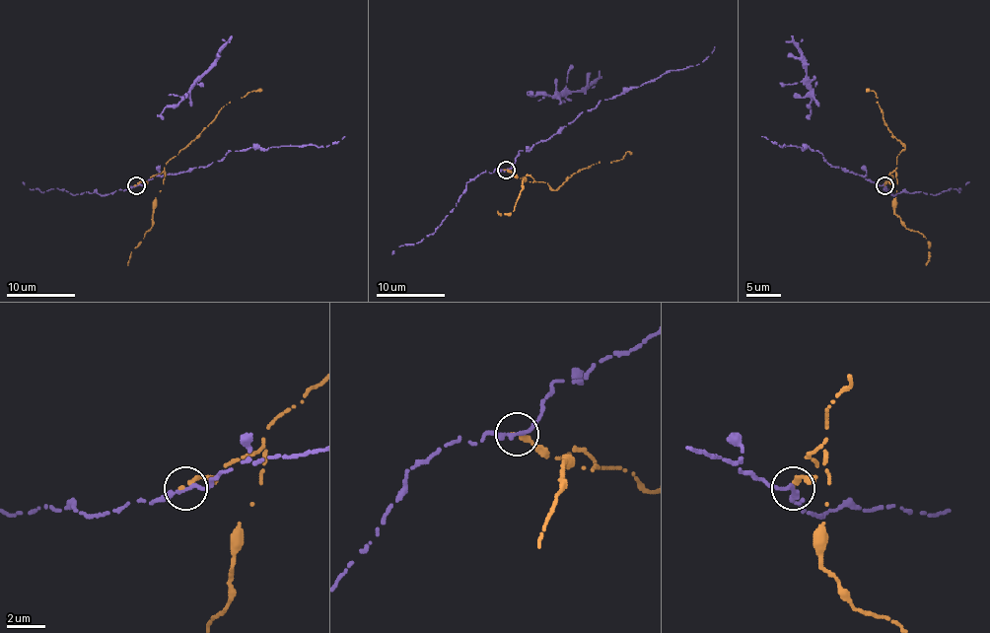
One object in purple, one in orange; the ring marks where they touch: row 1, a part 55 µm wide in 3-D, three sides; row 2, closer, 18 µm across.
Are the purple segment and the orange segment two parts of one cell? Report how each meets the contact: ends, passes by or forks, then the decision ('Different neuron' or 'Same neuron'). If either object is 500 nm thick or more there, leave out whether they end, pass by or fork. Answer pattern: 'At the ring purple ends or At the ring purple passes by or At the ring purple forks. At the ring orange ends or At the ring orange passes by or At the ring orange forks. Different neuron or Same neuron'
At the ring purple passes by. At the ring orange ends. Different neuron

